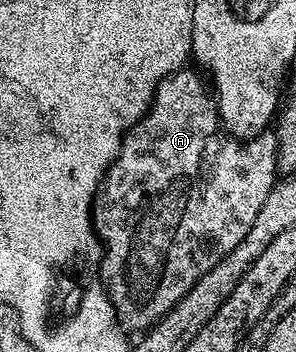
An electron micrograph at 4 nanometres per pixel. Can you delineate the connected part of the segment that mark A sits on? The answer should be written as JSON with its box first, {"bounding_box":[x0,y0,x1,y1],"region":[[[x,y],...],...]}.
{"bounding_box":[92,67,278,330],"region":[[[185,67],[158,83],[152,106],[125,135],[120,153],[95,194],[92,228],[103,249],[99,280],[116,309],[121,326],[129,330],[151,329],[176,307],[202,275],[209,273],[246,239],[254,217],[262,211],[262,203],[266,203],[278,180],[275,132],[233,139],[222,128],[220,111],[203,80],[195,68]]]}

